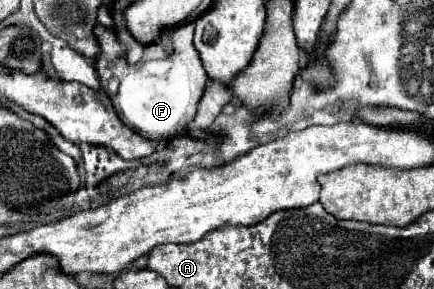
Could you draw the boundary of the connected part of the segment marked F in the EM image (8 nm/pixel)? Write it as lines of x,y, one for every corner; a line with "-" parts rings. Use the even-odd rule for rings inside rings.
193,21
185,25
181,25
179,29
179,37
187,41
185,47
179,45
179,51
185,51
187,55
183,55
183,67
179,67
179,63
175,63
173,55
167,59
155,59
155,61
145,61
141,63
141,67
131,69
127,75
123,75
121,81
121,73
115,73
115,59
113,55
109,55
109,51
113,51
113,29
107,29
103,25
95,27
95,35
101,43
101,53
103,57
97,57
97,71
101,77
101,87
103,91
111,97
115,111
119,113
119,119
123,123
127,123
129,127
133,127
135,131
139,131
139,135
147,137
147,139
171,139
179,133
185,133
187,123
195,117
197,111
197,103
201,99
203,87
205,87
205,69
203,63
199,59
199,53
193,47
193,31
195,25
-
103,65
103,69
101,69
-
185,69
195,69
195,75
183,75
-
183,71
183,73
181,73

